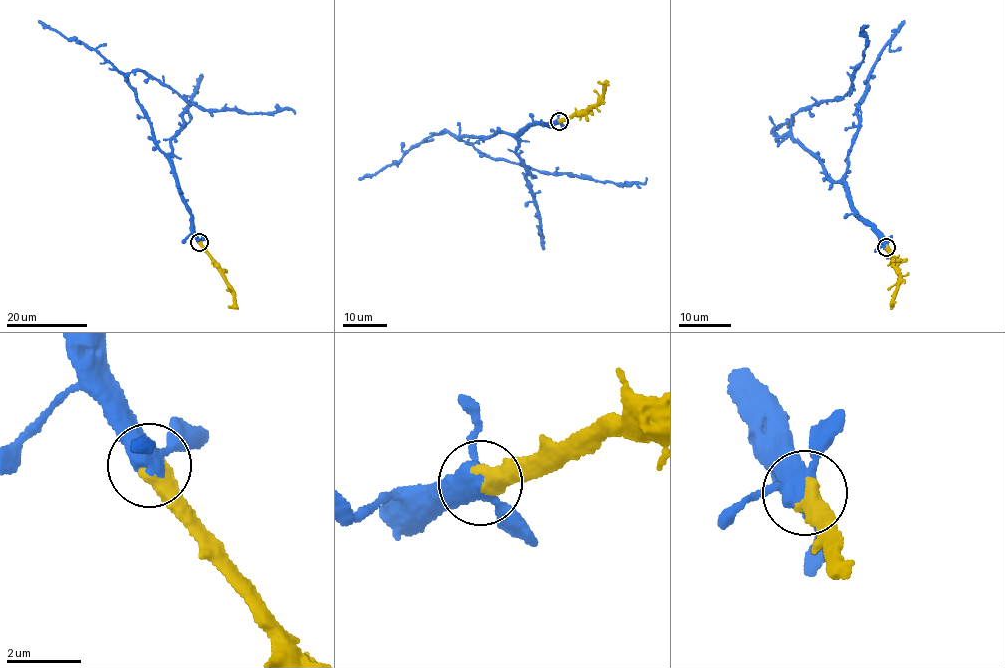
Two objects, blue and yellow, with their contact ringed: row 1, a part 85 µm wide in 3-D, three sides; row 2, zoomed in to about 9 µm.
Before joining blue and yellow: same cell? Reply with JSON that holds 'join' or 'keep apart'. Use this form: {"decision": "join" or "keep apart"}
{"decision": "join"}

